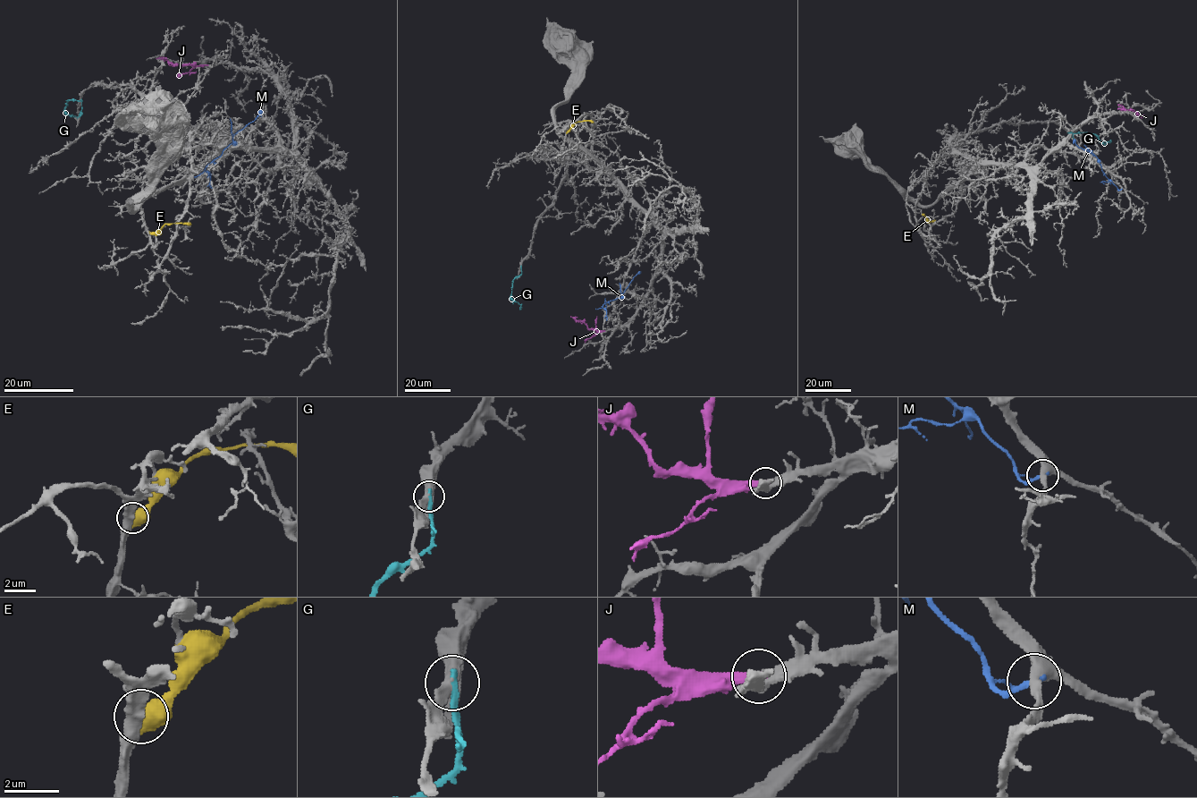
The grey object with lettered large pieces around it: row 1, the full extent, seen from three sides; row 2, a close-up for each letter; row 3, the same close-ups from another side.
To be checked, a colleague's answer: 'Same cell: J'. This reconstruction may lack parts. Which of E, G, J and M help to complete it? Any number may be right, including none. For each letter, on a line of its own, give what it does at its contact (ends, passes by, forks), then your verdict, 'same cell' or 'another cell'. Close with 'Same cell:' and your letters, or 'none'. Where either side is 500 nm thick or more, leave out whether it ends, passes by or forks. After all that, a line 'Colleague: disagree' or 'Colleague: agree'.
E: another cell
G: it ends; another cell
J: it ends; same cell
M: it ends; another cell
Same cell: J
Colleague: agree

